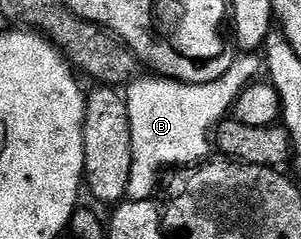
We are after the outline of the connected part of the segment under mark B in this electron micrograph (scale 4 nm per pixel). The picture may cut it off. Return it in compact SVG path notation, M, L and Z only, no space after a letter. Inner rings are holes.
M246 52L235 57L232 68L228 68L228 72L224 72L224 76L220 76L220 80L212 84L184 84L161 76L135 77L124 90L129 126L132 128L132 172L129 174L128 188L131 199L142 199L146 194L152 193L150 191L156 184L156 175L160 170L195 165L207 159L209 150L212 150L212 131L231 113L243 90L253 83L259 77L257 74L261 75L263 70L263 59L257 53Z

